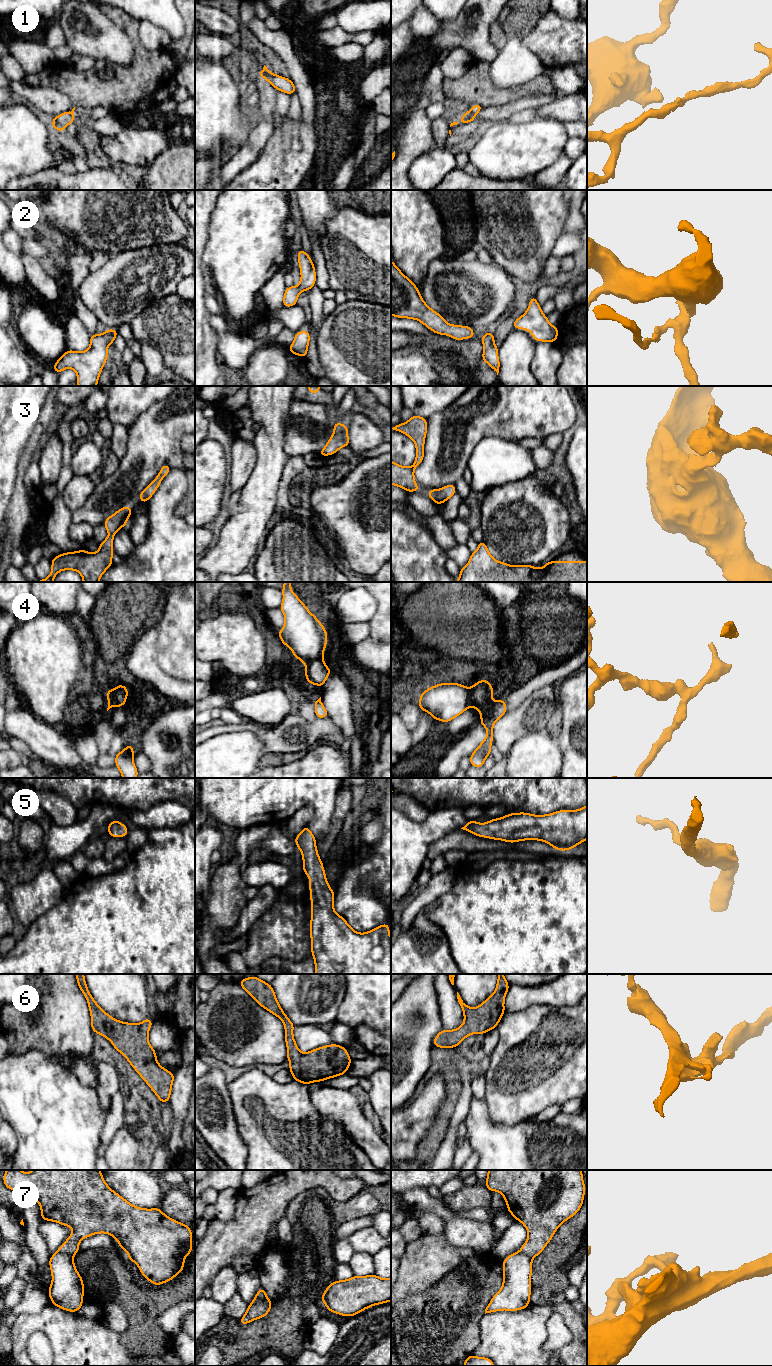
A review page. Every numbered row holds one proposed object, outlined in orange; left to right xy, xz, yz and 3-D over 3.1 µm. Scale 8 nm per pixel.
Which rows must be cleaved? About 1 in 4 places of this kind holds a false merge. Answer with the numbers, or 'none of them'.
4, 7

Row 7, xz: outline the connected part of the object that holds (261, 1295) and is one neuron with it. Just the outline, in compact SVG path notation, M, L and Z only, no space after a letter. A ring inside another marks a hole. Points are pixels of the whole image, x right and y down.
M260 1287L255 1298L253 1299L253 1301L249 1305L256 1304L258 1302L262 1302L262 1301L265 1301L267 1299L268 1299L268 1297L267 1297L265 1290L262 1287Z

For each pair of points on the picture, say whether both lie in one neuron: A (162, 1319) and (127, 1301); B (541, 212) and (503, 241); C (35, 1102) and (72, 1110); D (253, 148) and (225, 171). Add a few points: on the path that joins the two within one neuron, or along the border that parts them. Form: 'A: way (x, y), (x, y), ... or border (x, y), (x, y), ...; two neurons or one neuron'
A: border (176, 1303), (165, 1309), (156, 1319), (169, 1337); two neurons
B: way (532, 212), (512, 232); one neuron
C: way (44, 1104), (50, 1110), (63, 1110); one neuron
D: way (246, 155), (232, 167); one neuron

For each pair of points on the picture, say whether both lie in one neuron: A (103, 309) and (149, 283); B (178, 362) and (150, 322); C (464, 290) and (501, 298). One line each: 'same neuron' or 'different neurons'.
A: same neuron
B: same neuron
C: same neuron

